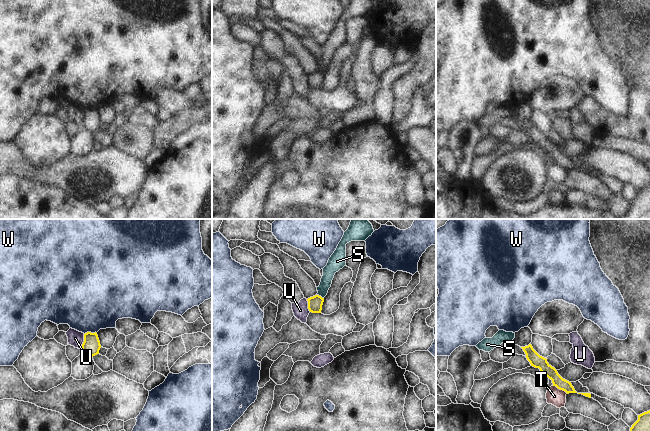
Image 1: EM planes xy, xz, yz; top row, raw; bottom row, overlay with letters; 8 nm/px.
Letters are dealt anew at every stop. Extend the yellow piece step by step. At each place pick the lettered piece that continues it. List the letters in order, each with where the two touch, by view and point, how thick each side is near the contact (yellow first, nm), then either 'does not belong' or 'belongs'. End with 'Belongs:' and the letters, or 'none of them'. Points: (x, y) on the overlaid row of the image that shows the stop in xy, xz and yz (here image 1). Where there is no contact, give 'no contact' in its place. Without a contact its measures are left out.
S: contact xz (320, 296); calibres 120 and 100 nm; does not belong
T: contact yz (560, 389); calibres 90 and 140 nm; does not belong
U: contact xy (84, 341); calibres 140 and 130 nm; does not belong
W: contact xy (90, 332); calibres 140 and 480 nm; does not belong
Belongs: none of them

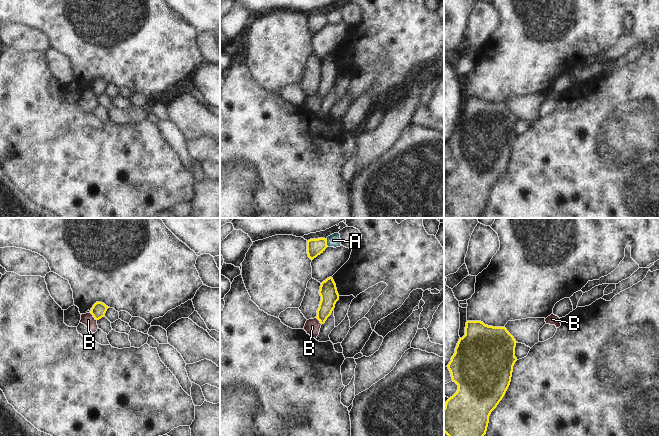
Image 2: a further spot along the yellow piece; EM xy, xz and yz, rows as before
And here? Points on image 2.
A: contact xz (326, 243); calibres 140 and 100 nm; does not belong
B: contact xy (93, 316); calibres 120 and 100 nm; does not belong
Belongs: none of them

